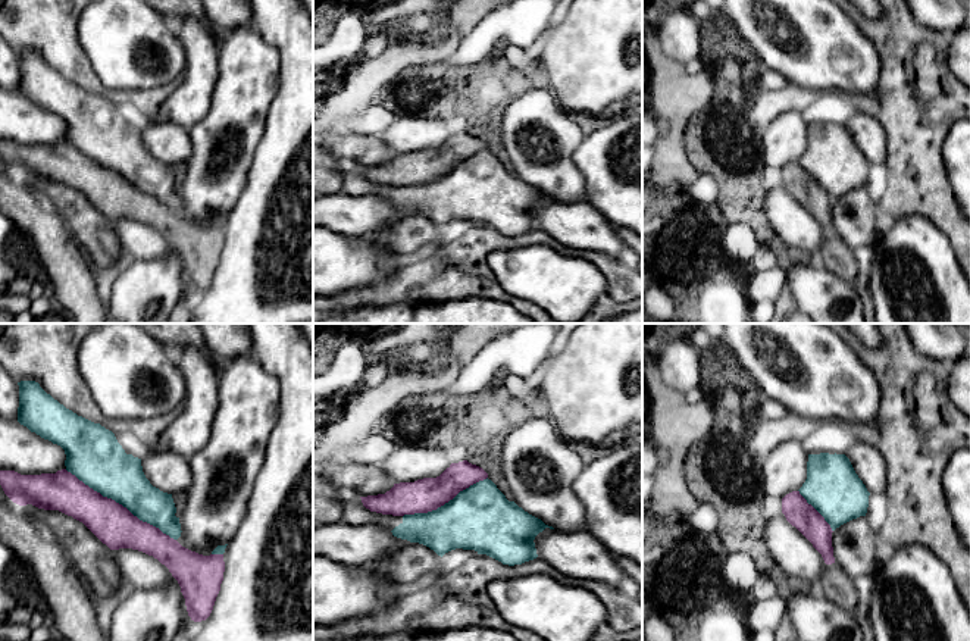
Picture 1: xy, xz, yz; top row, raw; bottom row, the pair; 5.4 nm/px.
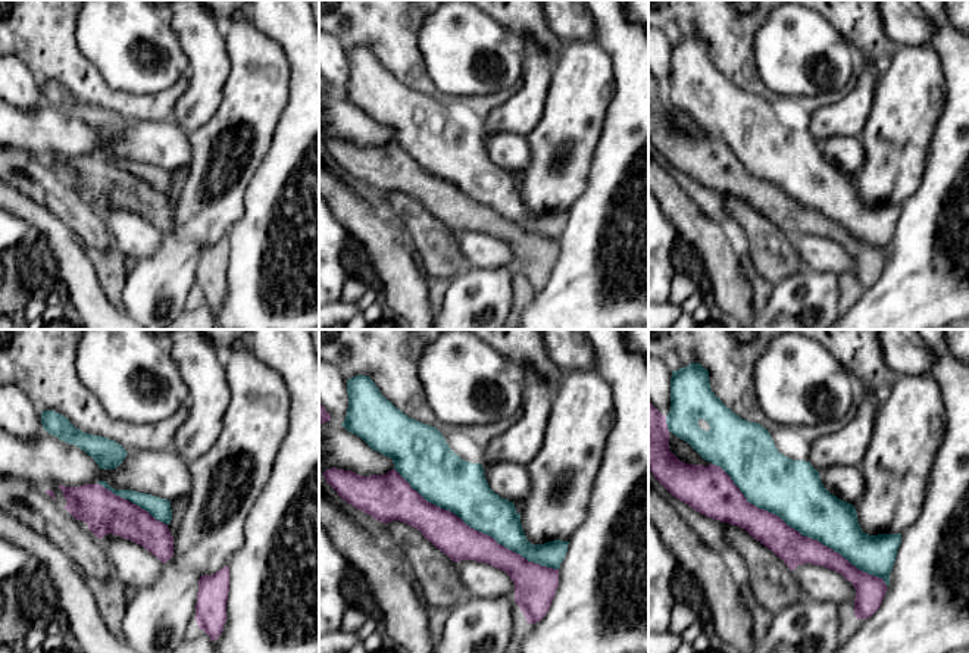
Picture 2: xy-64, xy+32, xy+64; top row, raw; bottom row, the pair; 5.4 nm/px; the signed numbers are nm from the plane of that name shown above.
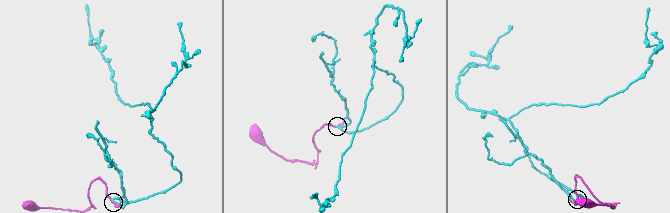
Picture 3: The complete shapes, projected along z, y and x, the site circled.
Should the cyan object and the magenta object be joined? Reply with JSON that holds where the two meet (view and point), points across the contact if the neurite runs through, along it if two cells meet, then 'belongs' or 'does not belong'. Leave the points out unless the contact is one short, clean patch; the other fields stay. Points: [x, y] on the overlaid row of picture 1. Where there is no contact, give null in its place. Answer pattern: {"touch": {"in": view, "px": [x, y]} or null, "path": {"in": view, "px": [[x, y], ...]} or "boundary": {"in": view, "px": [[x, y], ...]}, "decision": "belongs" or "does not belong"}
{"touch": {"in": "xy", "px": [121, 503]}, "decision": "belongs"}

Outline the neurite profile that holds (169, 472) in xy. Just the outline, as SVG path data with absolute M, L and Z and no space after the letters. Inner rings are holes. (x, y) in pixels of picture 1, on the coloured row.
M151 448L141 460L150 484L168 494L187 493L193 482L188 459L168 450Z

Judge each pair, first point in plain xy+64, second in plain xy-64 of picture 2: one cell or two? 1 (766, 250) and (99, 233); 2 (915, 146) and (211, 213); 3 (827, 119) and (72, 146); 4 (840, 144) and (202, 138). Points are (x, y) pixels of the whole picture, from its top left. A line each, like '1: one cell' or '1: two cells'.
1: one cell
2: one cell
3: two cells
4: two cells

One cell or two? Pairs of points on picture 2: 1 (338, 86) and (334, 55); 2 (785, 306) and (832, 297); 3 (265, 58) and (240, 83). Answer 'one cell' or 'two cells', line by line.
1: one cell
2: one cell
3: one cell

